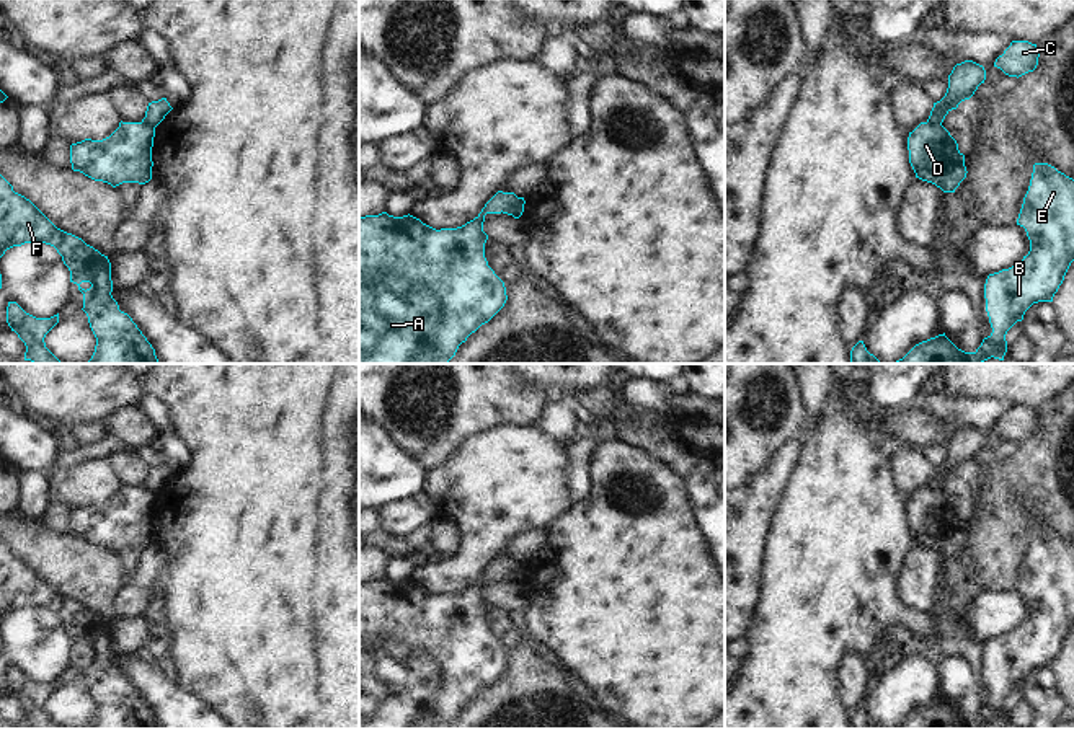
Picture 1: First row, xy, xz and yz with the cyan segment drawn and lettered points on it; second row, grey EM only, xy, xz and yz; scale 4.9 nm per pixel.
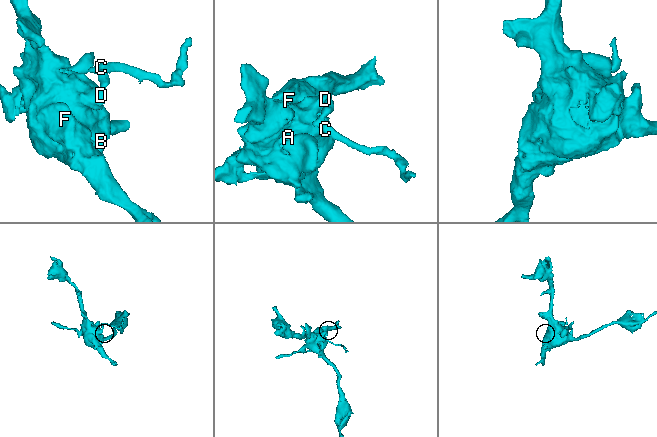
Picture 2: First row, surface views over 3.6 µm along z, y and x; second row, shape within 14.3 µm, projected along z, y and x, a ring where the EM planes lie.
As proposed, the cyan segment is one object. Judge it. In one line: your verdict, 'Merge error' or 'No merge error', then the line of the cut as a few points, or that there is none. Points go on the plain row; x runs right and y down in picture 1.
Merge error. Split along xz (519, 563), (510, 573), (510, 579).

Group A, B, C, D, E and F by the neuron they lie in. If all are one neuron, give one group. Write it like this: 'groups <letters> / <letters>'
groups A B D E F / C

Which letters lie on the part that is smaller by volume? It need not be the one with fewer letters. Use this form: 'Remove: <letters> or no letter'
Remove: C

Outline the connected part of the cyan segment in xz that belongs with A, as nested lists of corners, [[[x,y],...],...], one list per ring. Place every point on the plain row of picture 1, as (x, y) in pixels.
[[[498,556],[473,585],[457,594],[436,595],[410,579],[393,582],[382,577],[379,581],[359,582],[359,729],[449,729],[459,711],[504,672],[508,665],[504,647],[495,639],[485,623],[488,600],[483,597],[483,587],[486,579],[503,577],[511,581],[509,572],[517,564],[514,558]]]

